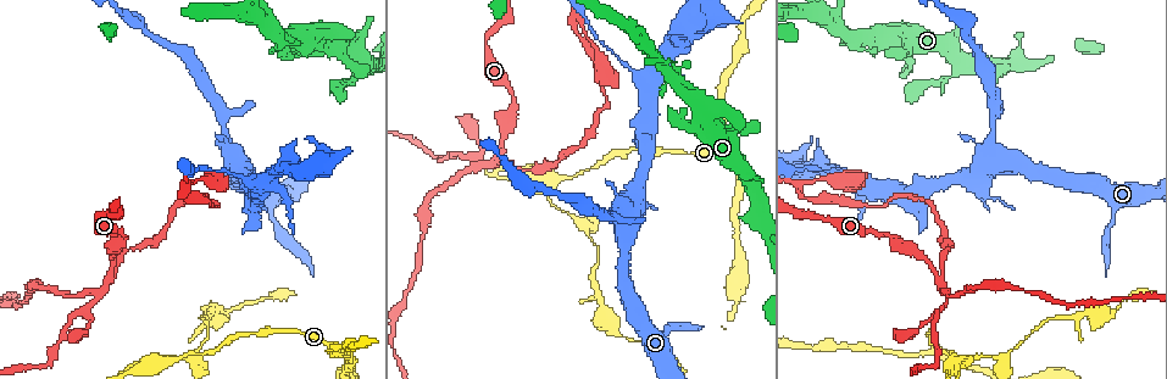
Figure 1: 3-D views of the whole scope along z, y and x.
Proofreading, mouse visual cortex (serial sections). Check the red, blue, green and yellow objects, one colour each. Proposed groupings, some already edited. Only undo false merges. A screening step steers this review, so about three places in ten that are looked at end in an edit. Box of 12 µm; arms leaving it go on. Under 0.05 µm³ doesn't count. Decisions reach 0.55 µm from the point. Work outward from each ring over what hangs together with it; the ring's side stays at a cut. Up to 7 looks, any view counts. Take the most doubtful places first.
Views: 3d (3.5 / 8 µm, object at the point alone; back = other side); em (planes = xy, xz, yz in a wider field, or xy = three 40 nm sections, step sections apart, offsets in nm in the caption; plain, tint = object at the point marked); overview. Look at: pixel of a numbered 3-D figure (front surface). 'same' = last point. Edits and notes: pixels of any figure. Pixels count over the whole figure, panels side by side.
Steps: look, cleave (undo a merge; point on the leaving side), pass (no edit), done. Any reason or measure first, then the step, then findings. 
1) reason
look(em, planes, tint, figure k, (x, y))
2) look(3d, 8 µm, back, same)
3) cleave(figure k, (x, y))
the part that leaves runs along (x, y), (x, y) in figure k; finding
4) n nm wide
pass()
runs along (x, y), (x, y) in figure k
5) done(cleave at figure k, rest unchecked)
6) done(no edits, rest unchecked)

three-way junction
look(3d, 3.5 µm, figure 1, (937, 275))

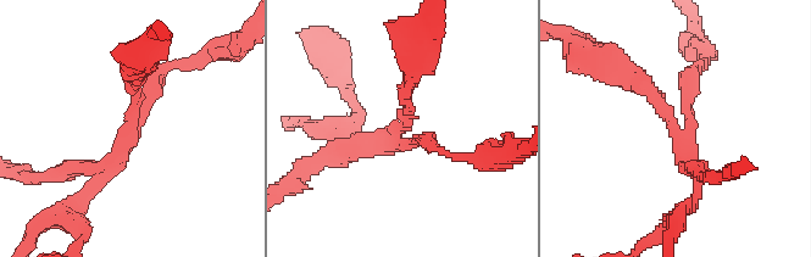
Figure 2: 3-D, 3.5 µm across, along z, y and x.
3 arms; arms of 150, 200, 200 nm; need the tissue
look(em, xy, step 2, tint, figure 2, (399, 128))

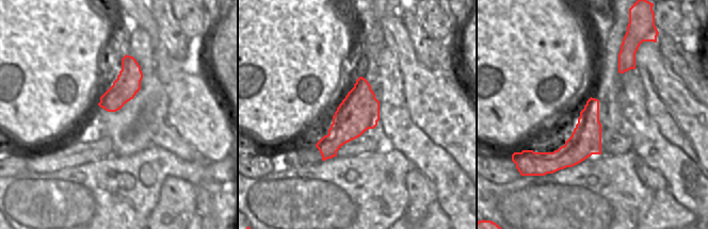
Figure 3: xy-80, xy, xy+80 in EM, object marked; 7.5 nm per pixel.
cleave(figure 2, (685, 79))
the part that leaves runs along (688, 133), (685, 84), (704, 54) in figure 2; a second cell is stuck on

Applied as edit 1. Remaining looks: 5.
look(3d, 8 µm, back, figure 1, (625, 64))

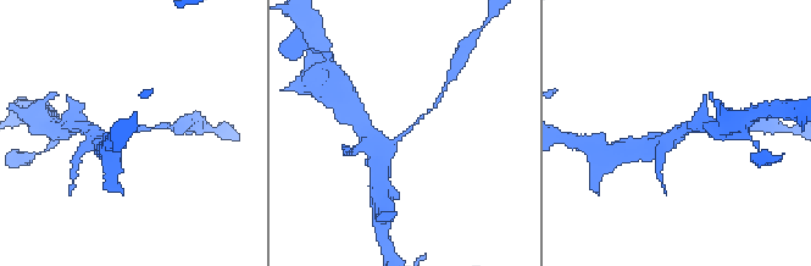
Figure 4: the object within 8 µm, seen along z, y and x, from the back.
arms of 150, 450 nm
look(em, xy, step 2, tint, figure 4, (407, 133))

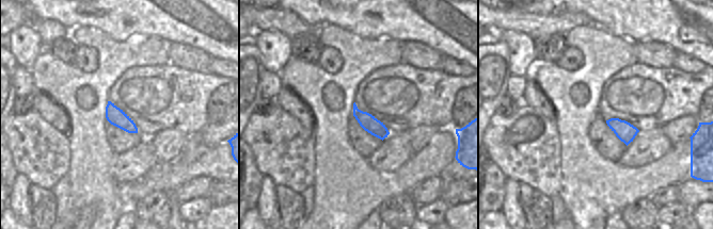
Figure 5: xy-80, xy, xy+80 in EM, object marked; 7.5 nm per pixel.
120 nm wide
pass()
runs along (377, 154), (385, 153), (431, 109) in figure 4; continuous, no second cell

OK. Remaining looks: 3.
three arms meet
look(3d, 3.5 µm, figure 1, (926, 355))

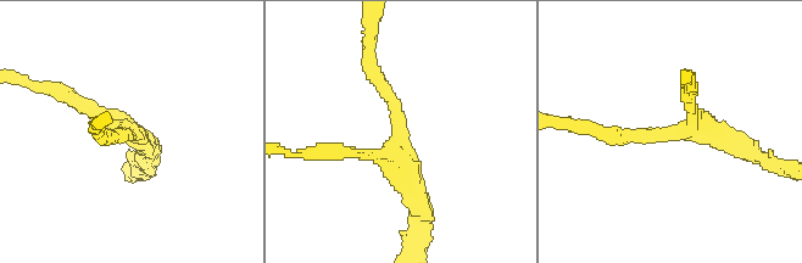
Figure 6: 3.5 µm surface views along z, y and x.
3 arms; arms of 150, 200, 300 nm
look(em, xy, step 3, plain, figure 6, (667, 135))

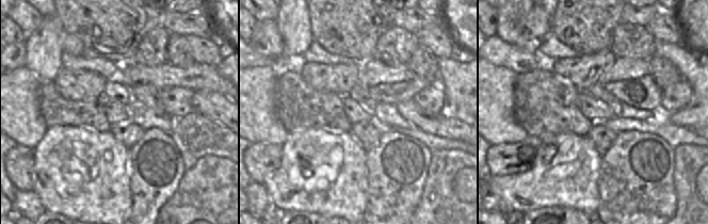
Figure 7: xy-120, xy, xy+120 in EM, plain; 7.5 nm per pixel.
look(em, xy, step 3, tint, same)

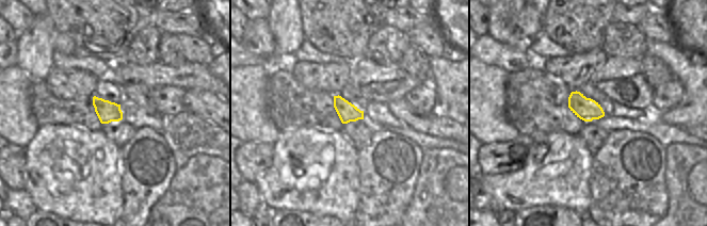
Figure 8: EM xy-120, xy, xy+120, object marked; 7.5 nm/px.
pass()
runs along (688, 99), (695, 122), (669, 136), (597, 129) in figure 6; continuous, no second cell

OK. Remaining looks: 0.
done(cleave at figure 2, rest unchecked)

